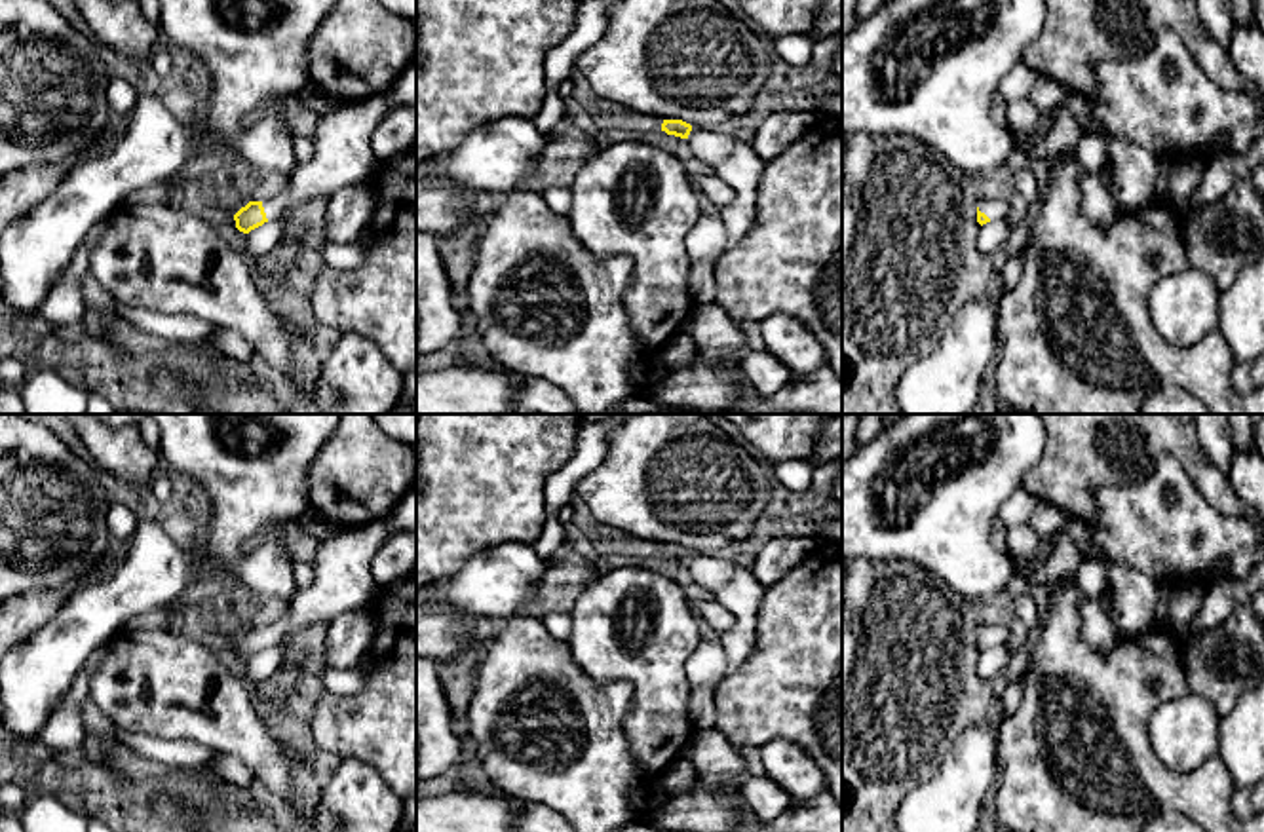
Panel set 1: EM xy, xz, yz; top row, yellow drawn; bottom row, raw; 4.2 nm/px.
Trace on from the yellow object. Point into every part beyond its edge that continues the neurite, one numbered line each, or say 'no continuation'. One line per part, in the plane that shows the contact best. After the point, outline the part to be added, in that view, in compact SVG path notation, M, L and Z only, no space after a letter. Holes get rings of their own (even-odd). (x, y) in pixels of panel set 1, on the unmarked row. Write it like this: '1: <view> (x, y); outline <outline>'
1: xy (343, 582); outline M416 479L386 519L319 539L312 564L314 581L287 600L279 619L262 627L266 644L276 646L298 629L317 621L331 623L340 614L371 604L380 591L371 574L371 560L393 532L416 532Z

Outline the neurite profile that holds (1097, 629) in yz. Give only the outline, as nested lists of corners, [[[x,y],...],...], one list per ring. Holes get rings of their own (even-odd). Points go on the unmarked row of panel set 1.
[[[1083,560],[1074,577],[1085,596],[1082,606],[1082,640],[1089,646],[1112,652],[1120,642],[1120,634],[1101,604],[1101,596],[1106,589],[1104,564],[1099,560]]]

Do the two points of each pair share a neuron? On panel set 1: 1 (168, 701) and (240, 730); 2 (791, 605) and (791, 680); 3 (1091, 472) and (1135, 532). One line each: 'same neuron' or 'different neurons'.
1: same neuron
2: same neuron
3: different neurons

